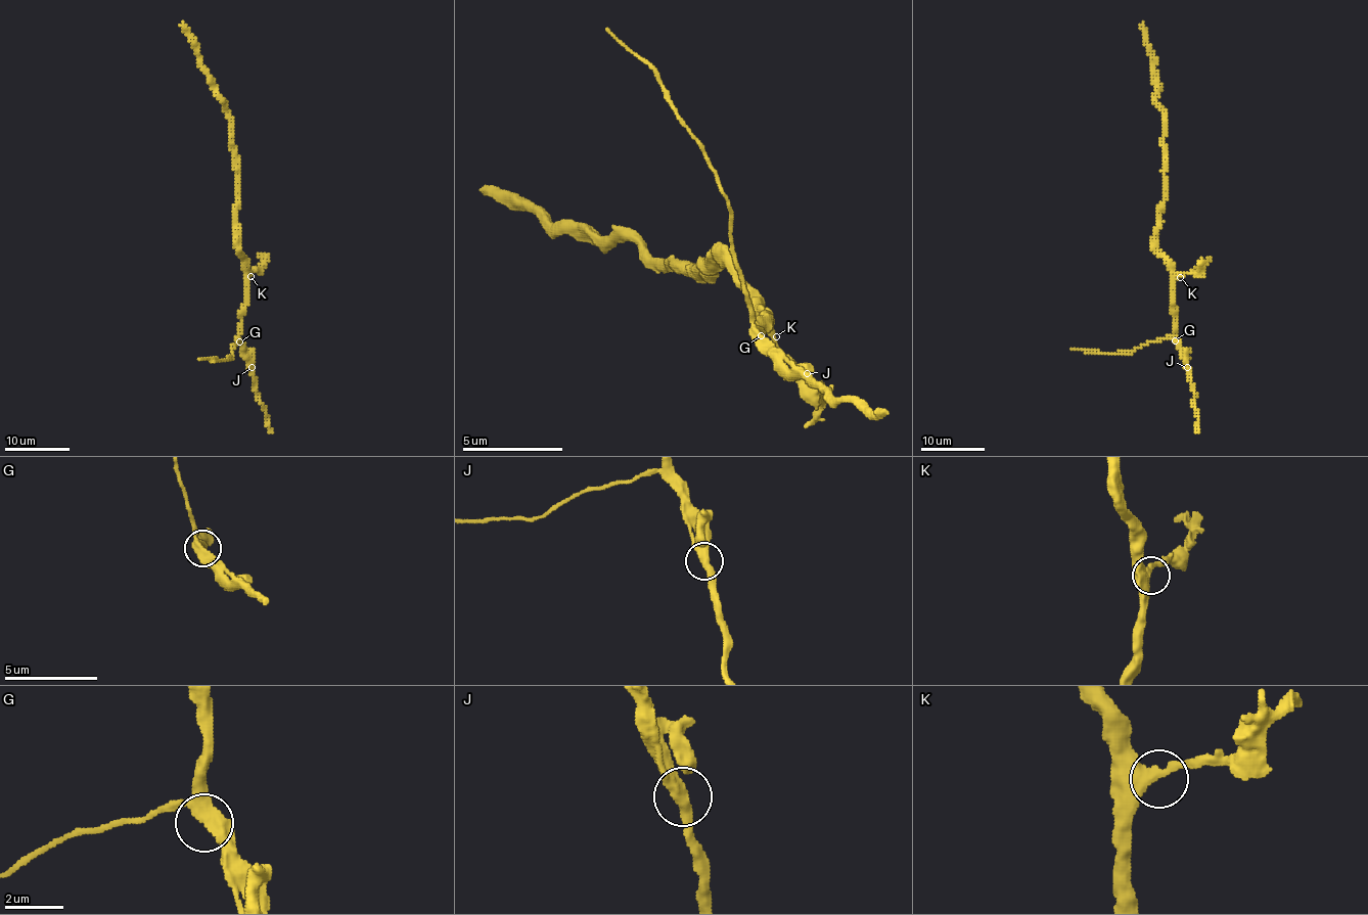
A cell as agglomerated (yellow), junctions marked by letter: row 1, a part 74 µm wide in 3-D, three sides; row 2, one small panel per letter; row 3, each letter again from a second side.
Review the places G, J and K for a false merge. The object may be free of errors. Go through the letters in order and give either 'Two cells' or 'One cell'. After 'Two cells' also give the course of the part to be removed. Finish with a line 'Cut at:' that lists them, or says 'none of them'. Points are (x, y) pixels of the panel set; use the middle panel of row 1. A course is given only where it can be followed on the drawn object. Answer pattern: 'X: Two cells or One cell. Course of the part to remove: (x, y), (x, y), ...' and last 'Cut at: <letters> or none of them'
G: One cell
J: One cell
K: One cell
Cut at: none of them

